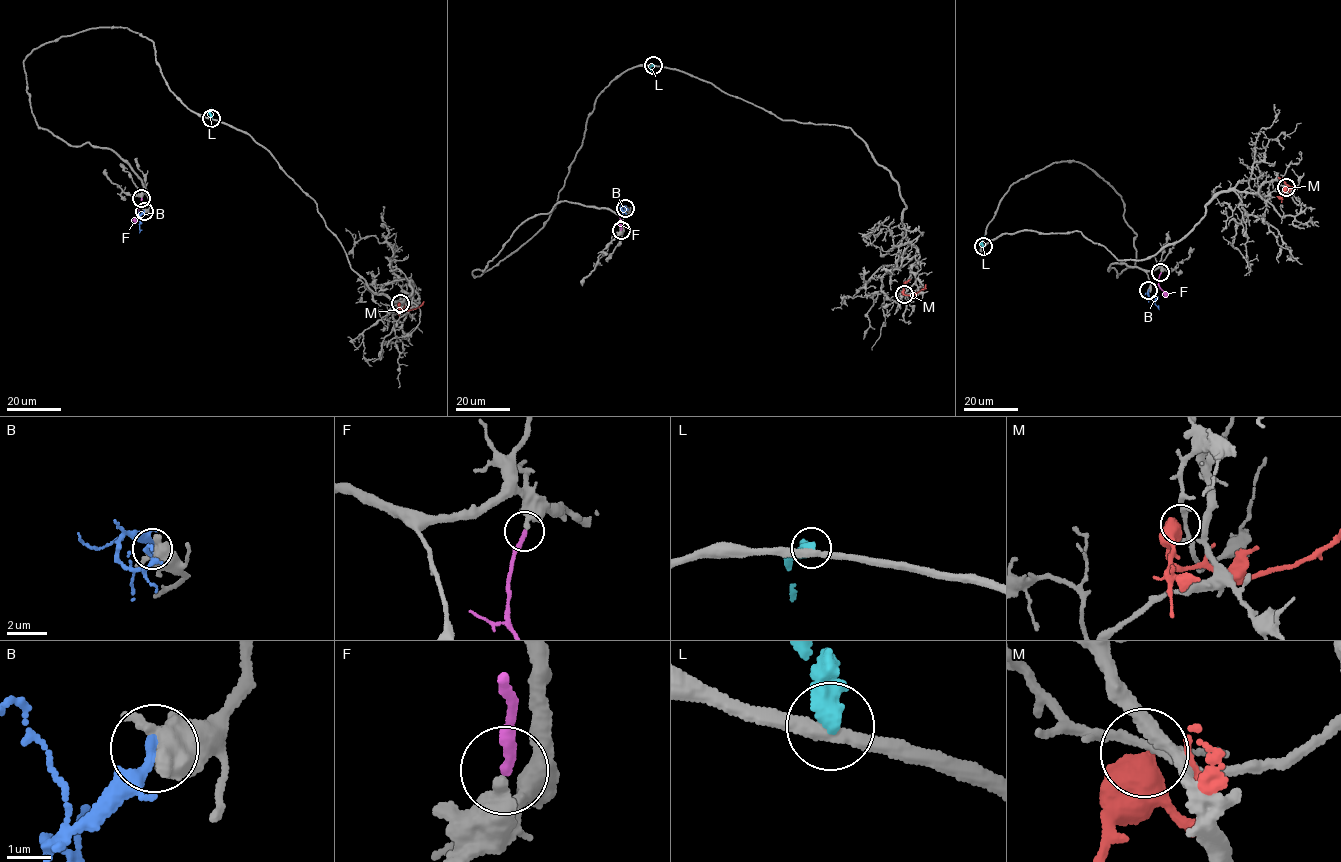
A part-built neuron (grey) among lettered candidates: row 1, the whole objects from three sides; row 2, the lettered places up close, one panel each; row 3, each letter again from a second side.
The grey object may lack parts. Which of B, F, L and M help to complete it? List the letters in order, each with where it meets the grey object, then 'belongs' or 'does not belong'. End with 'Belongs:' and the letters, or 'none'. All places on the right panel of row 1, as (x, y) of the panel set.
B: (1148, 290) | does not belong
F: (1160, 272) | belongs
L: (983, 246) | does not belong
M: (1286, 187) | does not belong
Belongs: F

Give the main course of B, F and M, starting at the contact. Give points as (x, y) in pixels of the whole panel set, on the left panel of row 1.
B: (144, 210), (137, 217), (139, 232)
F: (141, 198), (135, 222)
M: (400, 303), (399, 308), (410, 310), (423, 301)

